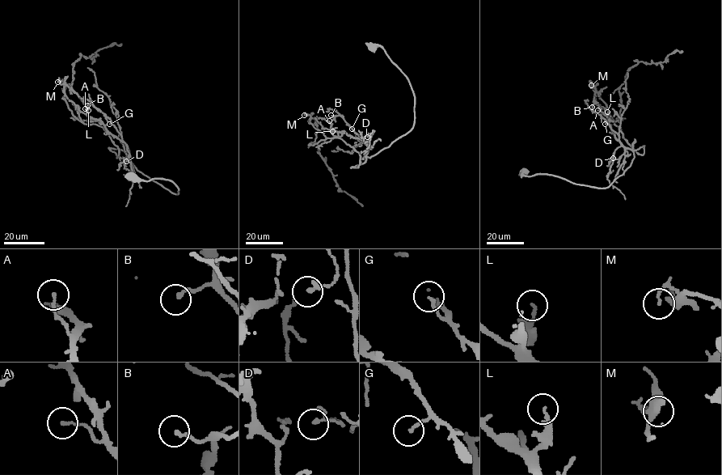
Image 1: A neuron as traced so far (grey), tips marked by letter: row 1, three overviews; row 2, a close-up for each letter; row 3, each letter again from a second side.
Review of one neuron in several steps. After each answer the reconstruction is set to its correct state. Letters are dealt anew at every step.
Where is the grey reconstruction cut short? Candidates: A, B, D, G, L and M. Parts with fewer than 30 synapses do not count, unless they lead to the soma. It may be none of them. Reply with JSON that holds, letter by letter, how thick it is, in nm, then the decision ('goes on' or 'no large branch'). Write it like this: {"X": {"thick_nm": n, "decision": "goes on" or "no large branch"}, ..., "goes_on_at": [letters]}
{"A": {"thick_nm": 130, "decision": "no large branch"}, "B": {"thick_nm": 190, "decision": "no large branch"}, "D": {"thick_nm": 90, "decision": "no large branch"}, "G": {"thick_nm": 130, "decision": "no large branch"}, "L": {"thick_nm": 140, "decision": "no large branch"}, "M": {"thick_nm": 90, "decision": "no large branch"}, "goes_on_at": []}

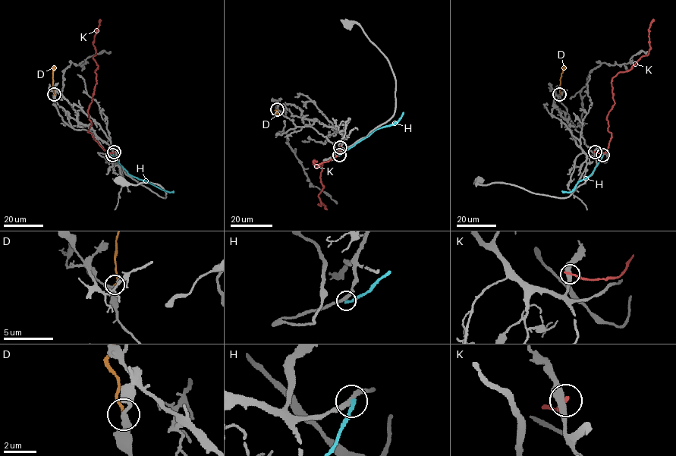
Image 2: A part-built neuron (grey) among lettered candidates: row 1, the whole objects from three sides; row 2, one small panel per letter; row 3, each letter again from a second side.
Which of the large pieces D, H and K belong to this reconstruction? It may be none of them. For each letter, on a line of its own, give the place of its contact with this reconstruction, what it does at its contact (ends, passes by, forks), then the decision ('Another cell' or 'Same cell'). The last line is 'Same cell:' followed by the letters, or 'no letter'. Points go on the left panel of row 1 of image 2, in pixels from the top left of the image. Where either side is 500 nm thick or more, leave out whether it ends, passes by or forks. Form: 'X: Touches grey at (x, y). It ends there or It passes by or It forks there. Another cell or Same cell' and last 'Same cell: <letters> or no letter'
D: Touches grey at (54, 94). It ends there. Same cell
H: Touches grey at (112, 155). It ends there. Another cell
K: Touches grey at (114, 152). It ends there. Another cell
Same cell: D

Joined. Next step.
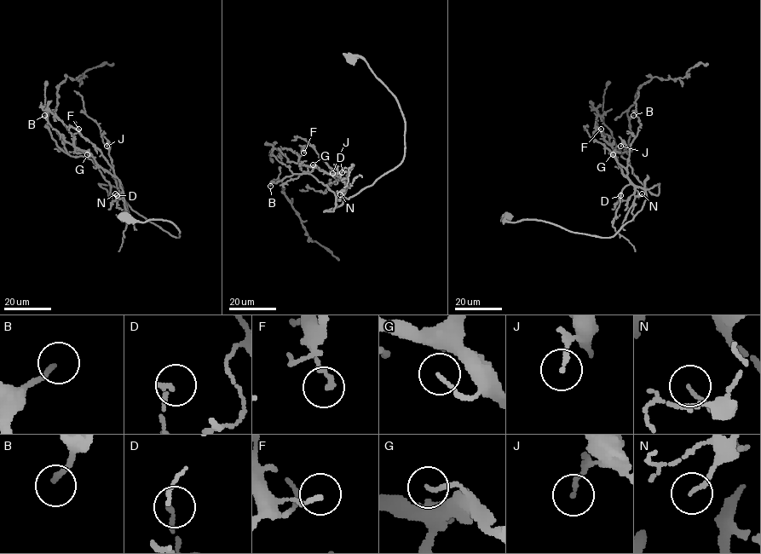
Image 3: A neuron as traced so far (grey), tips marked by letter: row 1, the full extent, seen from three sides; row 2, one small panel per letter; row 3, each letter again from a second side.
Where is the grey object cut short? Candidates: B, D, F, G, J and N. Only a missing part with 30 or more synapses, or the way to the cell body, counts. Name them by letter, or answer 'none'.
B

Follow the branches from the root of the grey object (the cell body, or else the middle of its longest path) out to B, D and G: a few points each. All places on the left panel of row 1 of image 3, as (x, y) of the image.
B: (127, 216), (170, 222), (179, 237), (101, 184), (108, 195), (99, 169), (63, 151), (44, 115)
D: (127, 216), (142, 222), (170, 222), (179, 237), (134, 211), (118, 190), (121, 187), (117, 195)
G: (127, 216), (142, 222), (170, 222), (179, 237), (134, 211), (118, 190), (119, 181), (87, 154)

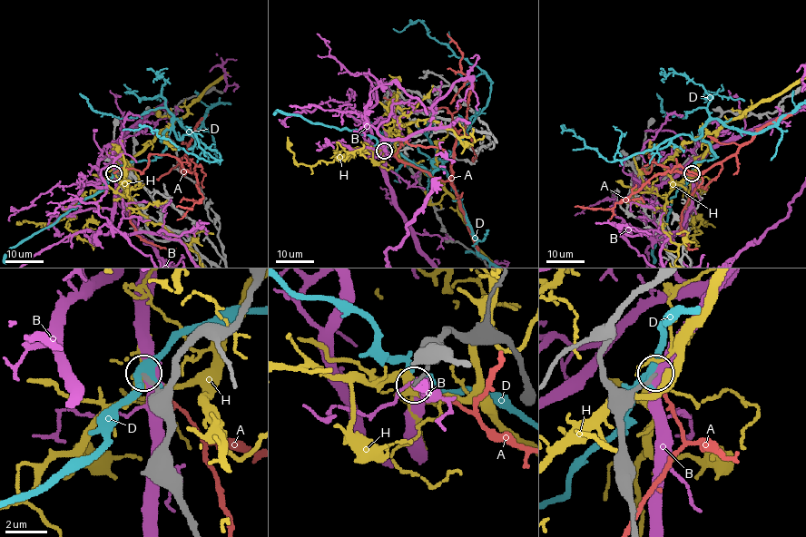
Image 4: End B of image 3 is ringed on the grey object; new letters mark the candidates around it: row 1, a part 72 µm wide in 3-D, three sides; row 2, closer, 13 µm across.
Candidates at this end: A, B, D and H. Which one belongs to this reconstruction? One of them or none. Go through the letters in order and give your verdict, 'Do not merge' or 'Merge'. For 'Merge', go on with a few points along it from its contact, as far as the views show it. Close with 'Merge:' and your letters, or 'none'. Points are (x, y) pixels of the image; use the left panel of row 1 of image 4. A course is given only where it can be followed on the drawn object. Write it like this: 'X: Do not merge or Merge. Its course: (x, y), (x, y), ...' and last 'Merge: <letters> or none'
A: Do not merge
B: Do not merge
D: Do not merge
H: Do not merge
Merge: none

